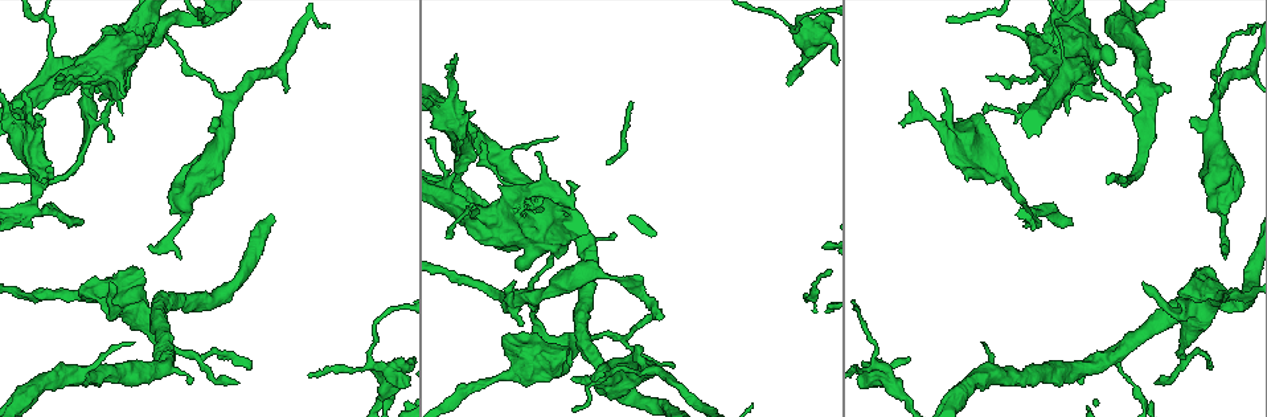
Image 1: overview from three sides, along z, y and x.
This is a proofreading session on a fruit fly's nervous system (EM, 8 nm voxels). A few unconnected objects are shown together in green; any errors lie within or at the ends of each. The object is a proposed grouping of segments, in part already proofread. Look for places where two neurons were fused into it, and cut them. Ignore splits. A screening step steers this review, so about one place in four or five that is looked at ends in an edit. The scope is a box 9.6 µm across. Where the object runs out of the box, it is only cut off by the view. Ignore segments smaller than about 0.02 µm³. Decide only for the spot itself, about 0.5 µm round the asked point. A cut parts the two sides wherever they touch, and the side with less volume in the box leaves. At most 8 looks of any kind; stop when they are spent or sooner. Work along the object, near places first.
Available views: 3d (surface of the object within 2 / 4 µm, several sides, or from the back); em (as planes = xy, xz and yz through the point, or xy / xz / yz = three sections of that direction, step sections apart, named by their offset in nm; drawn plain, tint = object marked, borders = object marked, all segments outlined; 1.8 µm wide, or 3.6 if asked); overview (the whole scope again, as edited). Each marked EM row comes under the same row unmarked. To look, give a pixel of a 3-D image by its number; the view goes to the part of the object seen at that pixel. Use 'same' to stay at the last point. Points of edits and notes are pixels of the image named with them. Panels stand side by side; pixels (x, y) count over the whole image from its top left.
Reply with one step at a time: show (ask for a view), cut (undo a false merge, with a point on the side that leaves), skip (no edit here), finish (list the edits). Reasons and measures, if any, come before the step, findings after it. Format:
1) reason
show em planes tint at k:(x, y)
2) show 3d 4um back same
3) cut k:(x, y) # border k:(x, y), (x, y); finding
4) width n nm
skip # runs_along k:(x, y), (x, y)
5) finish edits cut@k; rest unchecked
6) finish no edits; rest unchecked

thick turns thin
show 3d 4um at 1:(455, 186)

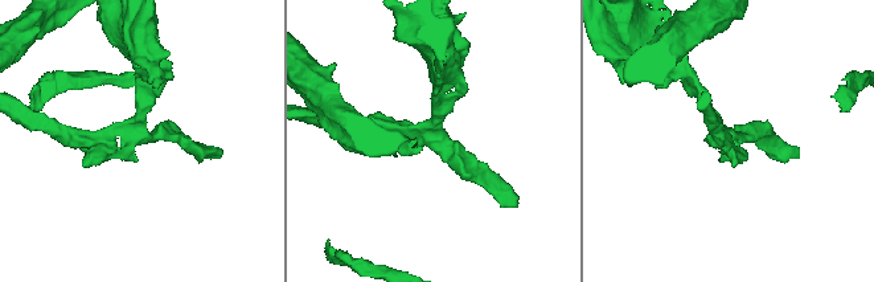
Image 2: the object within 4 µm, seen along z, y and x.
arms 3; now the EM
show em xy step 4 tint at 2:(140, 134)

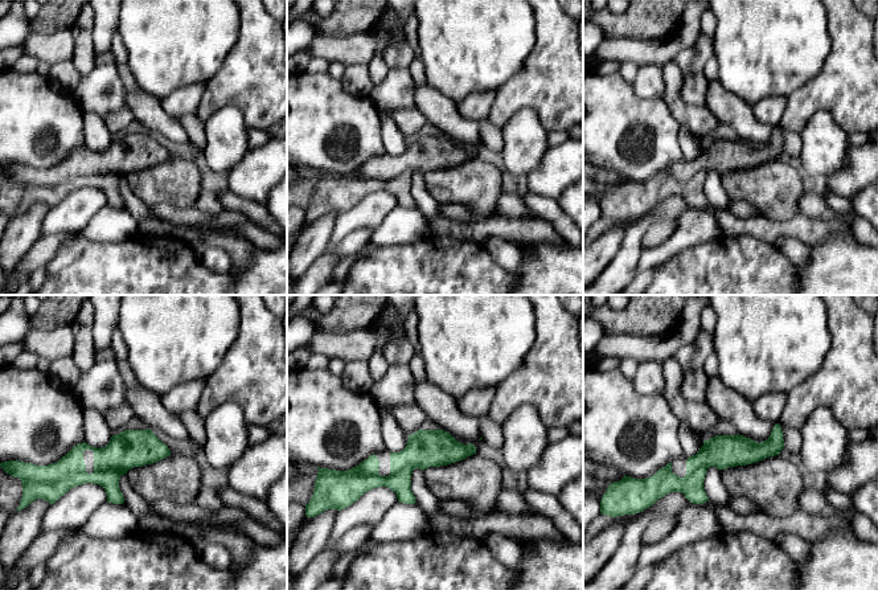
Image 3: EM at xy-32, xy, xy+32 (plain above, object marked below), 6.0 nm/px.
skip # continuous, no second neuron

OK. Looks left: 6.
abrupt turn
show em xz step 4 tint at 1:(579, 335)

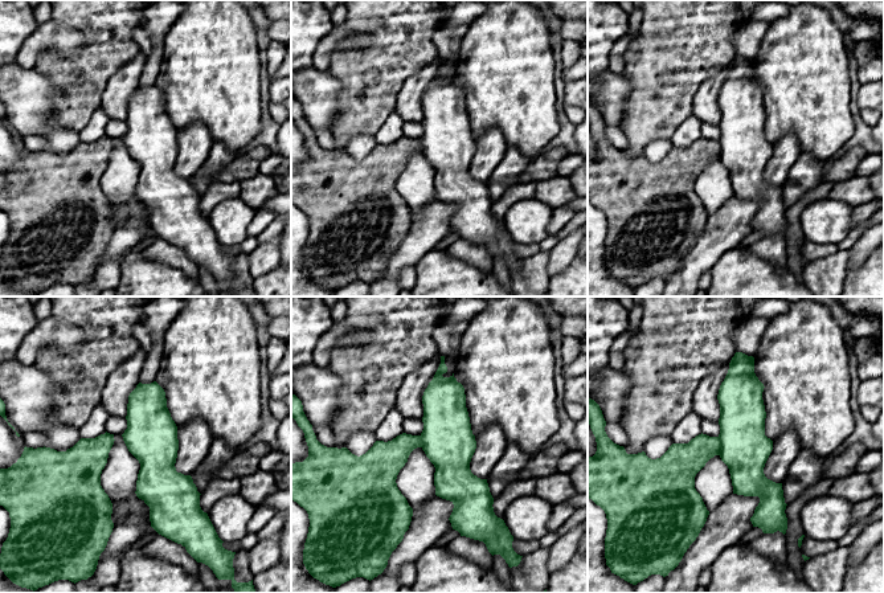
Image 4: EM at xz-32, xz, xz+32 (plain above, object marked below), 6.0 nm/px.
cut 4:(682, 461) # border 4:(716, 437), (720, 445), (720, 454); a second neuron is stuck on

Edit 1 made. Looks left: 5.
redraw
show overview

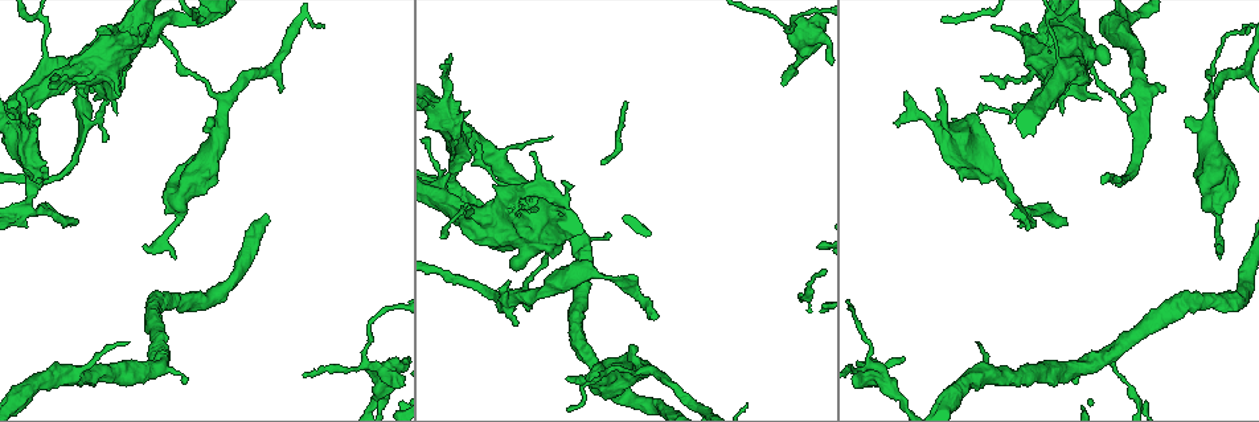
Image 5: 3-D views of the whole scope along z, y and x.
a narrow waist
show 3d 4um at 5:(1218, 226)

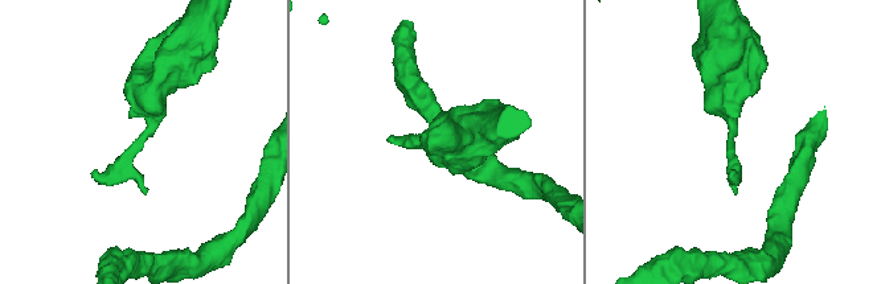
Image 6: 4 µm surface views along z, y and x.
shape alone is not enough
show em xy step 16 tint at 6:(139, 140)

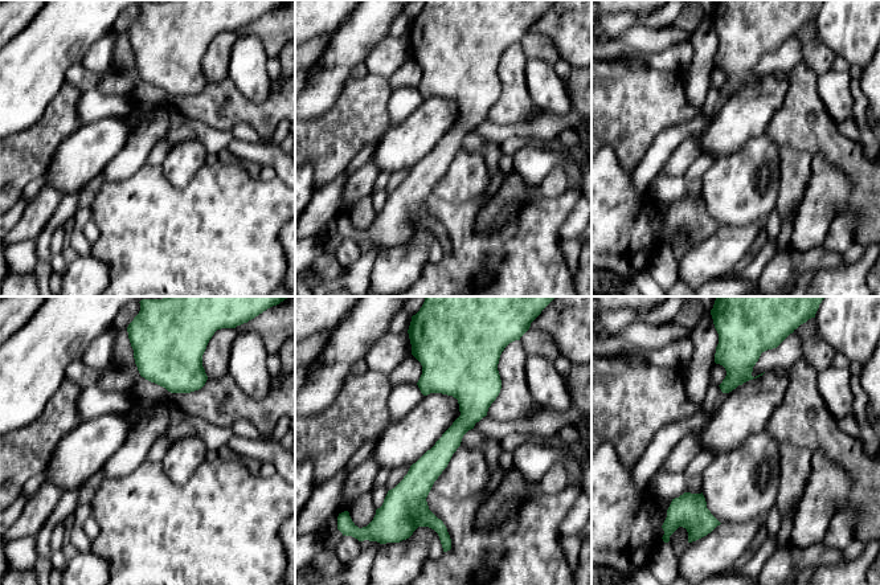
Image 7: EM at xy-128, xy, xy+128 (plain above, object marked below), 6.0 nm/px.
skip # all the same neuron

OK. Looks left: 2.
three arms meet
show em planes tint at 5:(90, 123)

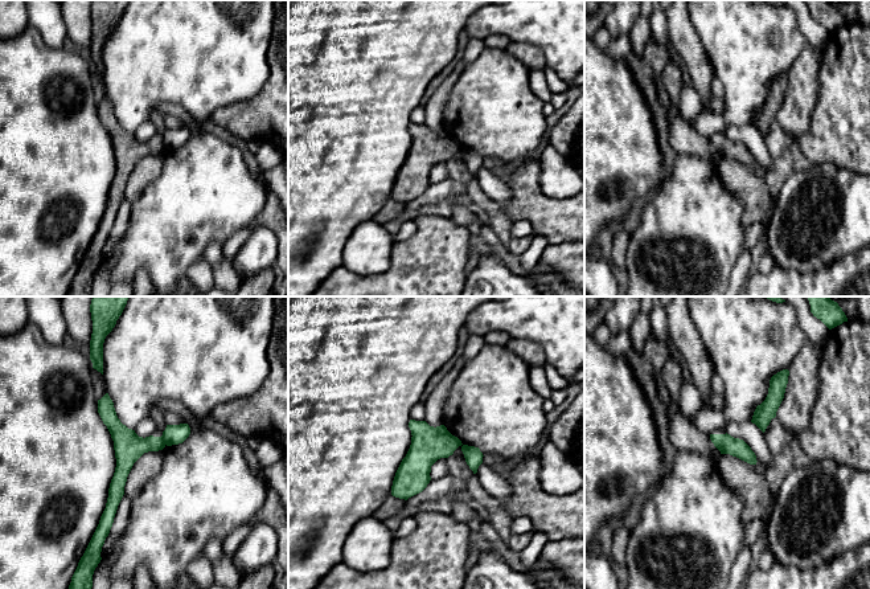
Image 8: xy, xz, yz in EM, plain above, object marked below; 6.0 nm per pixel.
cut 8:(128, 446) # border 8:(161, 436), (165, 444); a second neuron is stuck on

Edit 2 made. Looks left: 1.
finish edits cut@4, cut@8; rest unchecked

